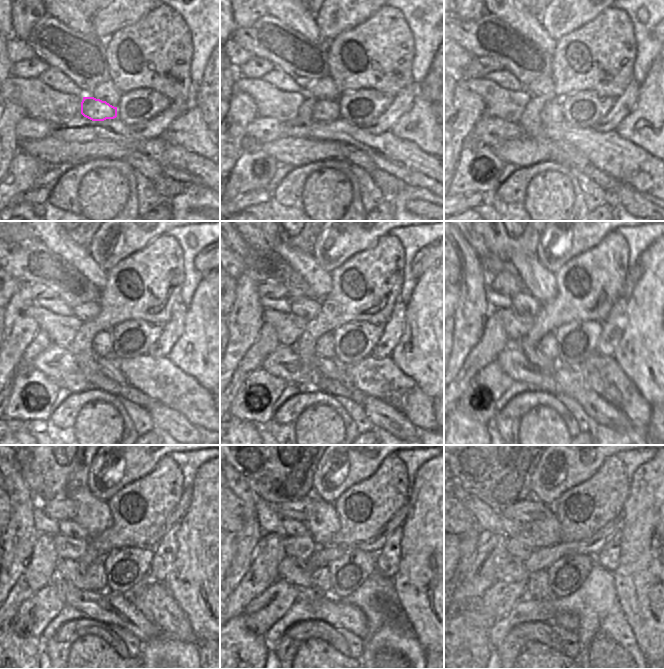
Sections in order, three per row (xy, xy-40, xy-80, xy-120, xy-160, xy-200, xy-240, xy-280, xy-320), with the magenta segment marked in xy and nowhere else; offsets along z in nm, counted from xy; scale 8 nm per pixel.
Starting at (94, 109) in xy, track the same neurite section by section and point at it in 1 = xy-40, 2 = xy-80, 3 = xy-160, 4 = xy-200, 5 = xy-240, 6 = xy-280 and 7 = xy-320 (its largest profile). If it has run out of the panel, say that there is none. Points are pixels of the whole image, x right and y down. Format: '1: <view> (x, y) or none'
1: xy-40 (323, 110)
2: xy-80 (552, 113)
3: xy-160 (325, 346)
4: xy-200 (548, 344)
5: xy-240 (96, 576)
6: xy-280 (320, 581)
7: xy-320 (537, 587)

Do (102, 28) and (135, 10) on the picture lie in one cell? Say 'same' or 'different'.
same

